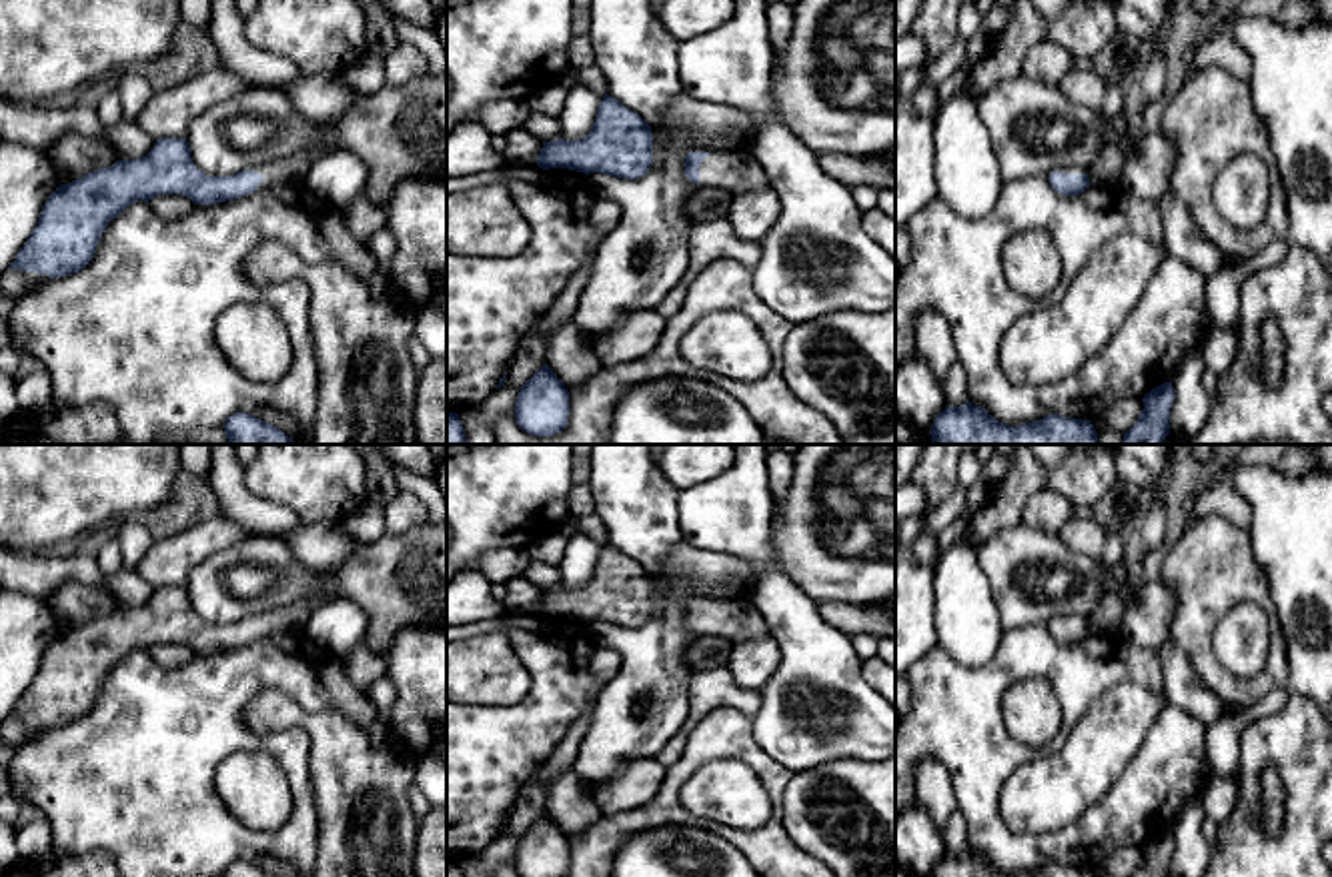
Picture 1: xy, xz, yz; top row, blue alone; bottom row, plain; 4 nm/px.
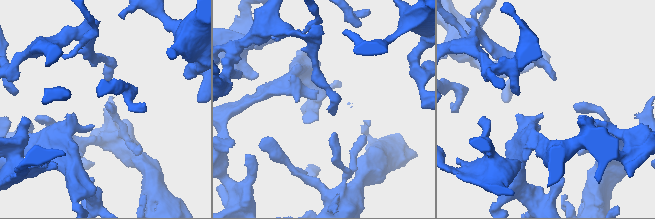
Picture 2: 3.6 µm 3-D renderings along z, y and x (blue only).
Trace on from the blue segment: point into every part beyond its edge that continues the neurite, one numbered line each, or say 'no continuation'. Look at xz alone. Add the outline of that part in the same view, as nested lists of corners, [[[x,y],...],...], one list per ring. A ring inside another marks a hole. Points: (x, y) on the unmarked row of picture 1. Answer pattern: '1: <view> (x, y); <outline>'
1: xz (738, 619); [[[749,599],[711,601],[699,613],[699,635],[729,639],[733,645],[767,637],[767,625]]]

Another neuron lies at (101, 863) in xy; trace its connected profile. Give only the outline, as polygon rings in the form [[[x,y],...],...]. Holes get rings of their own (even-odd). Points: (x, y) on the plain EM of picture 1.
[[[50,851],[40,859],[18,859],[4,877],[120,877],[116,857],[96,851],[80,857]]]

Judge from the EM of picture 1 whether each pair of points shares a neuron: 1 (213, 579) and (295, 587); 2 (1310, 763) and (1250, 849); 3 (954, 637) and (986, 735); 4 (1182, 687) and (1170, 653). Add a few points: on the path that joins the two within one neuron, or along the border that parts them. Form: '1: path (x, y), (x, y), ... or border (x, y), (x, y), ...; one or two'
1: path (233, 579), (275, 579); one
2: path (1310, 791), (1310, 813), (1278, 845); one
3: border (1002, 637), (980, 665), (960, 665), (938, 643); two
4: path (1178, 679), (1174, 661); one

